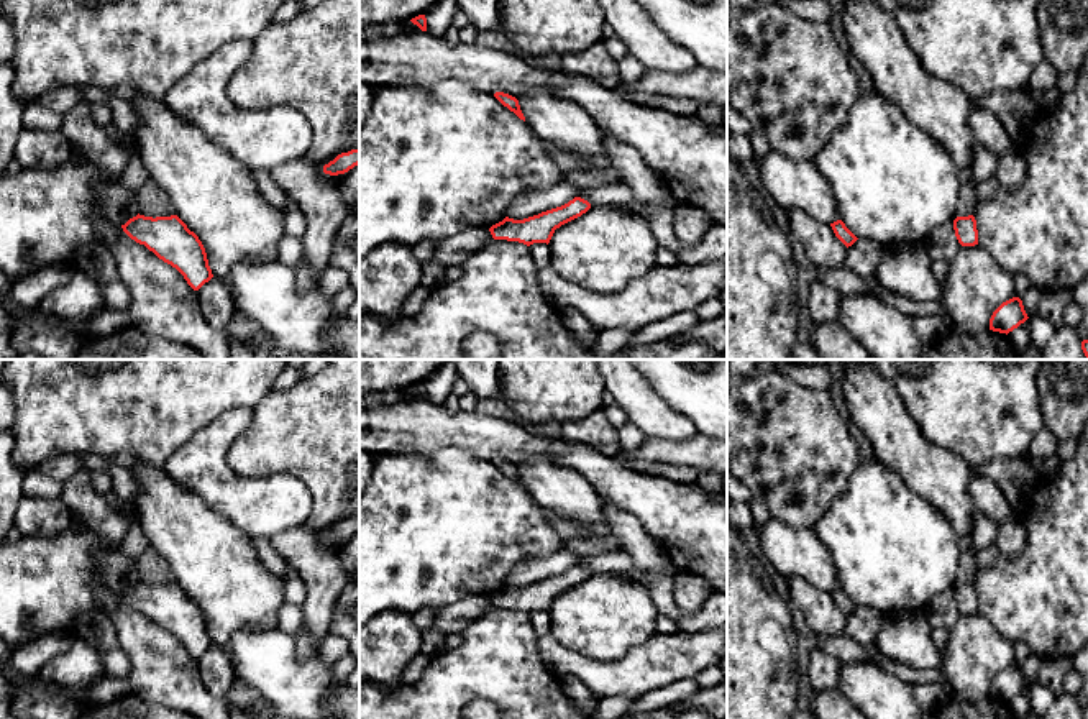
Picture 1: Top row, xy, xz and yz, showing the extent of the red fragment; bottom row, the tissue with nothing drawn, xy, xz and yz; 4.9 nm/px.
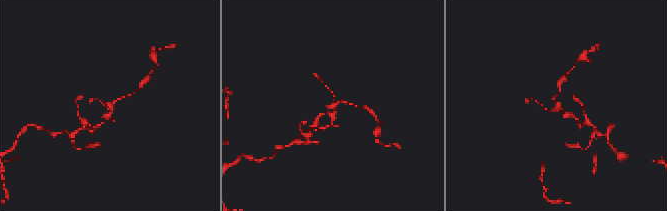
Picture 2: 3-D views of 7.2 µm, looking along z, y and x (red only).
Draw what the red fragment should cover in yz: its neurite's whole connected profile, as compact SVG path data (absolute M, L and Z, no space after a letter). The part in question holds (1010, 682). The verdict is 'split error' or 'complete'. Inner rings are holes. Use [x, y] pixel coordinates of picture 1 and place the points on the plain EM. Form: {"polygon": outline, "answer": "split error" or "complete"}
{"polygon": "M1013 665L1003 670L990 686L990 698L999 701L1009 701L1017 696L1021 691L1027 688L1027 681L1024 678L1022 668L1019 665Z", "answer": "complete"}

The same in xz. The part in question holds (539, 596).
{"polygon": "M574 565L568 571L542 579L538 583L514 588L505 584L502 589L489 596L494 607L519 609L527 614L533 611L550 611L553 601L561 593L581 584L591 576L591 571L581 565Z", "answer": "complete"}

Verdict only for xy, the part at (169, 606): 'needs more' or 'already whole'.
already whole

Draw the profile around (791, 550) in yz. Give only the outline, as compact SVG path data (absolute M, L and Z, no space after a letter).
M770 517L758 525L763 560L784 578L799 576L821 591L840 588L830 552L814 527L793 527Z

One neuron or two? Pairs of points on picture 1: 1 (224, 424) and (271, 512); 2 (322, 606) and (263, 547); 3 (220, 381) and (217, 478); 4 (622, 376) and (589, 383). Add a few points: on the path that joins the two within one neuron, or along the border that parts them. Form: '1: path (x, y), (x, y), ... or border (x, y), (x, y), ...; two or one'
1: path (219, 448), (219, 468), (246, 496); one
2: border (268, 540), (289, 563); two
3: border (251, 409), (227, 409), (187, 440); two
4: border (603, 376), (608, 389); two

